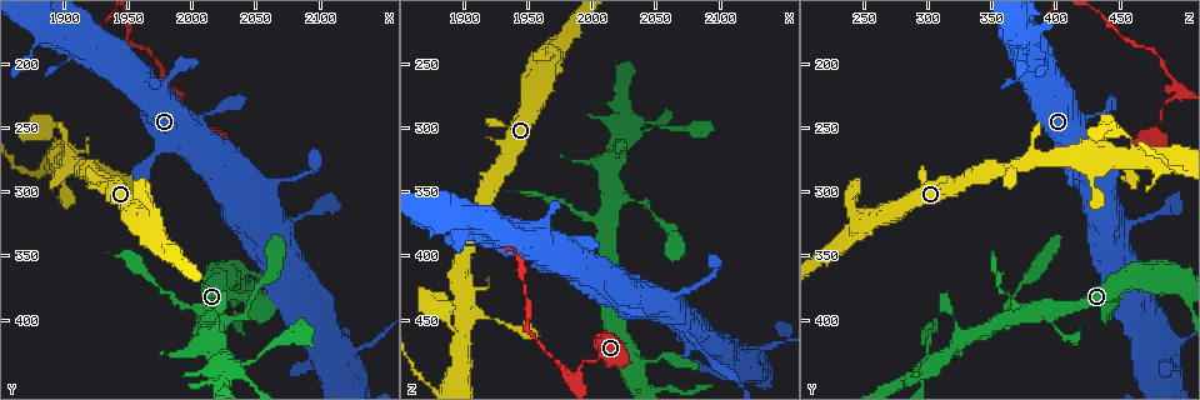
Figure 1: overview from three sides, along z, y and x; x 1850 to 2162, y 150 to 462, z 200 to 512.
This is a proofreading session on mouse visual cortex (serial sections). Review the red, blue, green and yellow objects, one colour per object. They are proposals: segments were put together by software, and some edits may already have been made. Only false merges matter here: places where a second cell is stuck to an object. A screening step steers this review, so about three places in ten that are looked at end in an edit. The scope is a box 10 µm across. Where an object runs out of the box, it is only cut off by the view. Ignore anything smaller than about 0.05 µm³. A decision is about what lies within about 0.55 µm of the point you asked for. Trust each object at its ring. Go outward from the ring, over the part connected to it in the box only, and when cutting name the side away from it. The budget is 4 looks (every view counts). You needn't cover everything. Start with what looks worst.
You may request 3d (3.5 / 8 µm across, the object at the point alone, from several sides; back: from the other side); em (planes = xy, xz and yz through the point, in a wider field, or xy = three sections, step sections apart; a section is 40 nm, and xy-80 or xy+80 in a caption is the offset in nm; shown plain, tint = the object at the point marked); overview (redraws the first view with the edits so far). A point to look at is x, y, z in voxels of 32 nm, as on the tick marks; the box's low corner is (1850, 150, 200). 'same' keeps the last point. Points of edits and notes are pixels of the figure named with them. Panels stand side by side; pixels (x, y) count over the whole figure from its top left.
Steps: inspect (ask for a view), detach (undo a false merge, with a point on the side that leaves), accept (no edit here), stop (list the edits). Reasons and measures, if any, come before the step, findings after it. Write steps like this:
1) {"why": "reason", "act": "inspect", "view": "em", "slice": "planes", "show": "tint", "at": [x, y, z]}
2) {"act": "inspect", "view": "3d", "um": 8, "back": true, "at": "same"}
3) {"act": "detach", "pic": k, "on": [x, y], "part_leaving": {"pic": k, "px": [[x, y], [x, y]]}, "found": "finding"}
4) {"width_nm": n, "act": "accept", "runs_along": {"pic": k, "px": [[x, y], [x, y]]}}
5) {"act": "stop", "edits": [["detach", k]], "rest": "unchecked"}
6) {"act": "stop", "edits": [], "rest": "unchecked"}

{"why": "abrupt turn", "act": "inspect", "view": "3d", "um": 3.5, "at": [1988, 230, 490]}

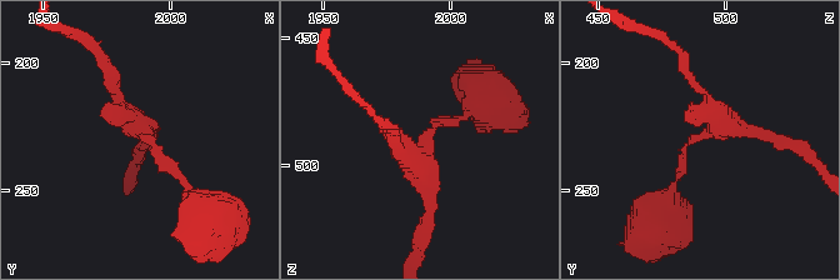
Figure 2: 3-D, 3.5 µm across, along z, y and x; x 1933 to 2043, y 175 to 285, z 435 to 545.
{"why": "shape alone is not enough", "act": "inspect", "view": "em", "slice": "xy", "step": 2, "show": "tint", "at": [1990, 230, 491]}

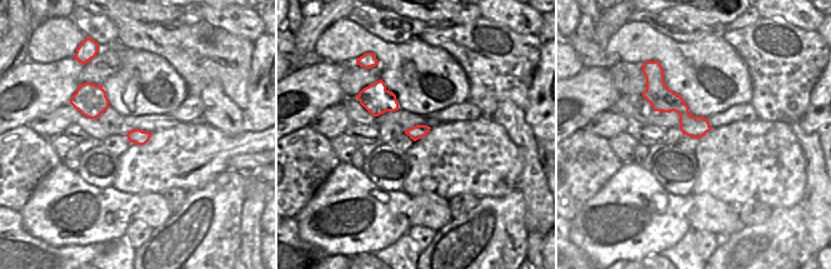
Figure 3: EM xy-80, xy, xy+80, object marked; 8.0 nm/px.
{"width_nm": 120, "act": "accept", "runs_along": {"pic": 2, "px": [[188, 194], [119, 109], [115, 79]]}, "found": "all the same cell"}

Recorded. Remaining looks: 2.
{"why": "sudden change in width", "act": "inspect", "view": "em", "slice": "xy", "step": 1, "show": "tint", "at": [1990, 386, 366]}

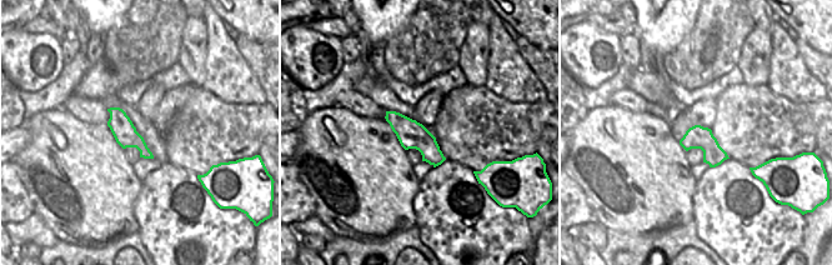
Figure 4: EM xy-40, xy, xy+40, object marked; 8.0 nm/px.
{"why": "see where the arms go", "act": "inspect", "view": "3d", "um": 3.5, "back": true, "at": "same"}

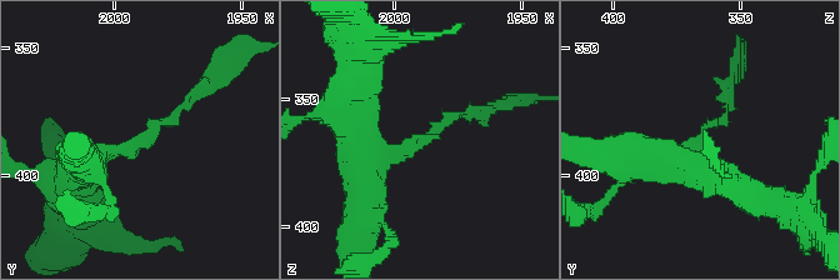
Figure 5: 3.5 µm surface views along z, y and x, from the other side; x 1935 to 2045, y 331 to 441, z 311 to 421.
{"width_nm": 220, "act": "detach", "pic": 5, "on": [726, 96], "part_leaving": {"pic": 5, "px": [[706, 125], [723, 118], [739, 51]]}, "found": "a second cell is stuck on"}

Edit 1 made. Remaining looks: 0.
{"act": "stop", "edits": [["detach", 5]], "rest": "unchecked"}

